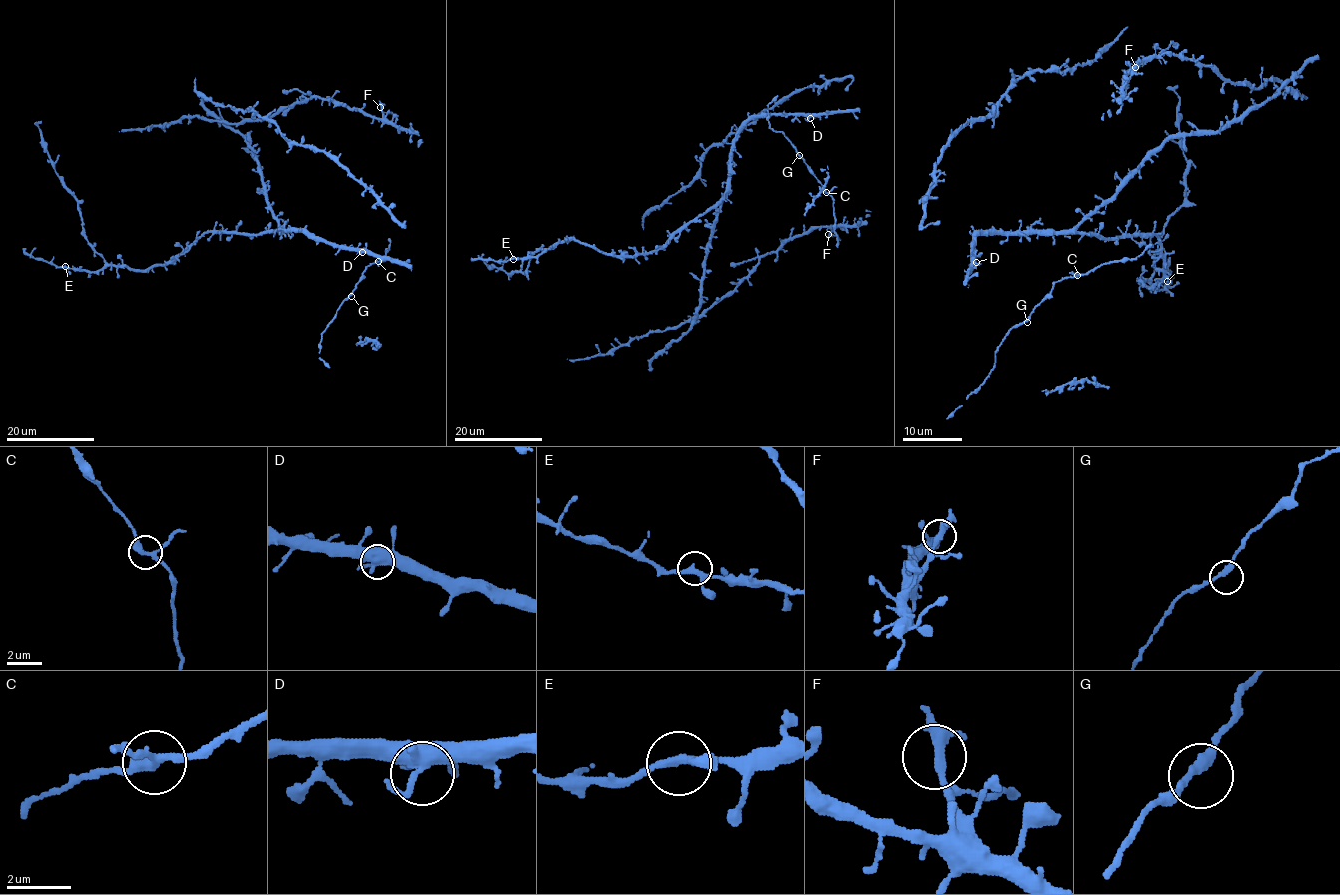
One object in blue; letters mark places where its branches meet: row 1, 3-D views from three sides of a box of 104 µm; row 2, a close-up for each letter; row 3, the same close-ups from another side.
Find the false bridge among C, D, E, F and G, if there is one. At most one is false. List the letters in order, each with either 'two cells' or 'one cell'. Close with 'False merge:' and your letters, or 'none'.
C: one cell
D: one cell
E: one cell
F: one cell
G: one cell
False merge: none

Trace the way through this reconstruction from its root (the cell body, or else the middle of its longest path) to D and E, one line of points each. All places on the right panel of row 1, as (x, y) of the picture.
D: (993, 232), (981, 232), (975, 238), (972, 258), (976, 262)
E: (993, 232), (1154, 235), (1163, 277), (1154, 286), (1142, 281), (1157, 289), (1167, 281)

